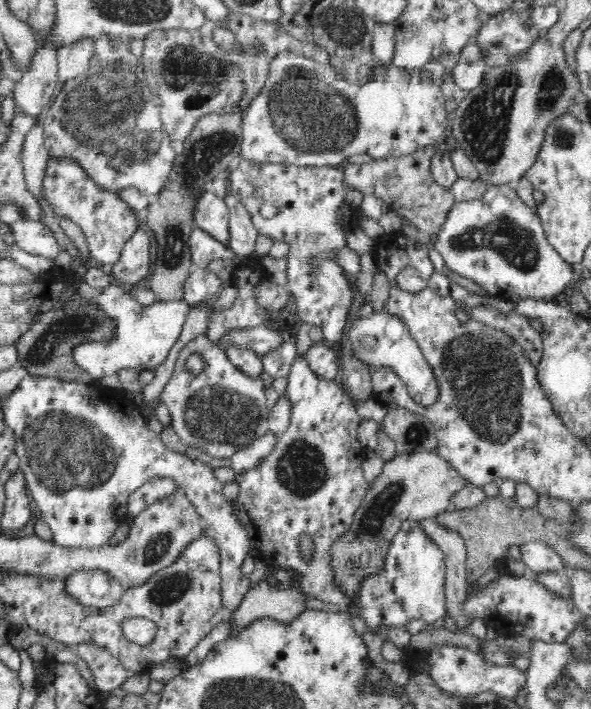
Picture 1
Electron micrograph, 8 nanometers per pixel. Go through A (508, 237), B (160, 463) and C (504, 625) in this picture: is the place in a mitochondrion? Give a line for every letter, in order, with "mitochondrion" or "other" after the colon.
A: mitochondrion
B: other
C: other

